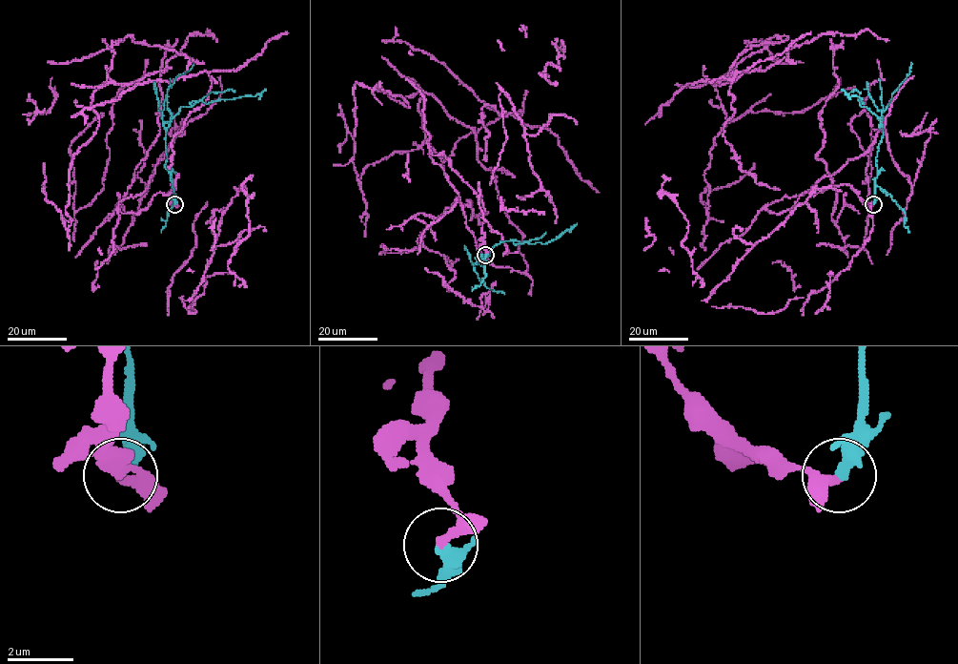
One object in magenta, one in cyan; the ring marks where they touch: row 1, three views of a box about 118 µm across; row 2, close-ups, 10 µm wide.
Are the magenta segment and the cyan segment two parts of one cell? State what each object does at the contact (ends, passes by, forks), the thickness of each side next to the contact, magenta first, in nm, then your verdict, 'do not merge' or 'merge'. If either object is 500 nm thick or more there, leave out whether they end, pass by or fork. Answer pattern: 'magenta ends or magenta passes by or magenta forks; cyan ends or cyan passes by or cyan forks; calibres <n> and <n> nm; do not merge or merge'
magenta passes by; cyan ends; calibres 190 and 420 nm; do not merge

